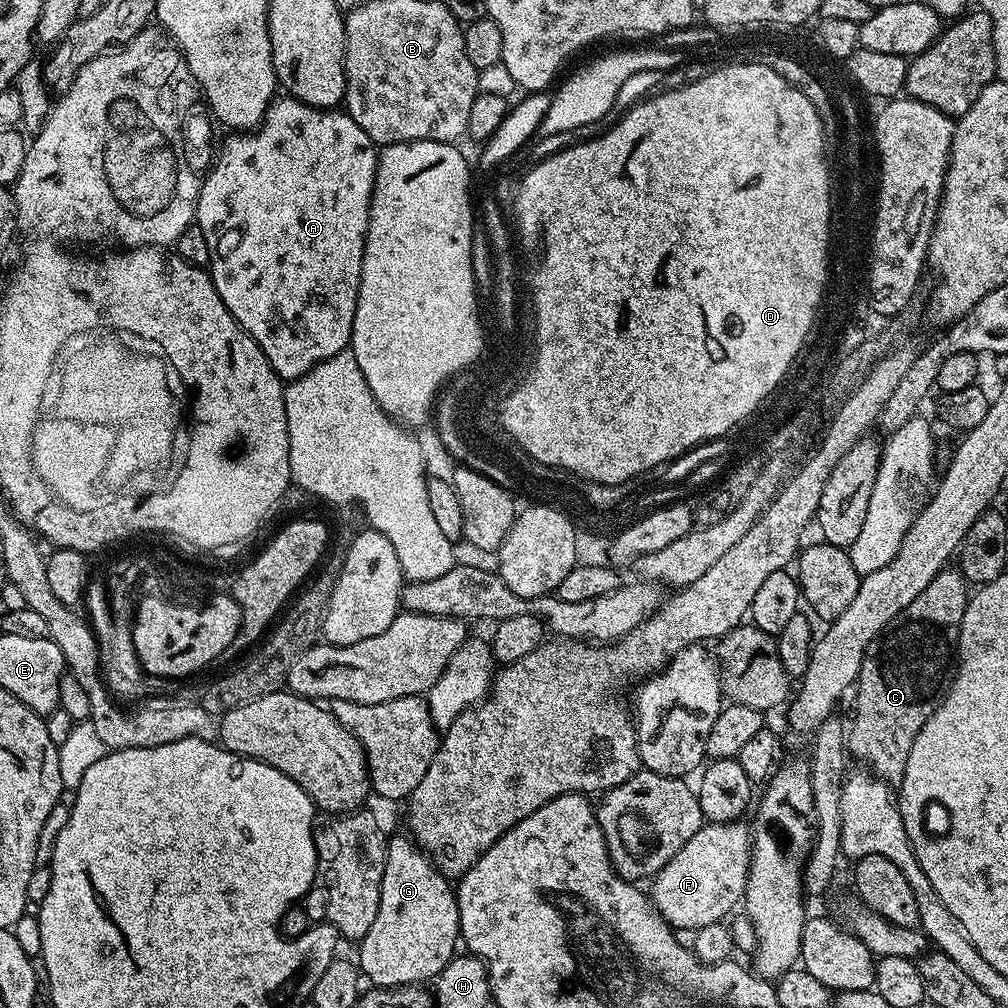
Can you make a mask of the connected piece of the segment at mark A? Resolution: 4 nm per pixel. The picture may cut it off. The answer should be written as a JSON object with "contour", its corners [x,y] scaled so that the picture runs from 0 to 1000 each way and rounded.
{"contour":[[[282,93],[271,98],[270,104],[264,109],[262,120],[256,129],[247,129],[241,133],[230,133],[222,144],[217,144],[216,154],[207,166],[205,175],[201,177],[198,195],[194,201],[193,225],[200,228],[204,236],[204,244],[208,248],[205,265],[208,267],[210,282],[216,288],[216,296],[224,304],[224,308],[240,323],[244,331],[264,351],[268,363],[283,379],[295,377],[304,371],[315,359],[323,355],[331,355],[331,351],[342,348],[349,339],[349,324],[351,323],[351,308],[355,304],[355,288],[359,276],[359,256],[361,241],[365,231],[365,217],[369,203],[369,189],[373,180],[373,161],[375,145],[347,117],[341,109],[322,109],[301,103],[291,95]]]}

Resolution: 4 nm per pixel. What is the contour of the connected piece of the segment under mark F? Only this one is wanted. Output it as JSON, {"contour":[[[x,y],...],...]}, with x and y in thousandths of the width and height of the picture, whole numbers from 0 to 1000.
{"contour":[[[700,815],[697,817],[692,823],[692,827],[688,827],[688,831],[685,831],[685,835],[681,835],[681,839],[677,839],[677,843],[673,843],[673,847],[669,847],[669,851],[665,851],[665,855],[661,855],[658,863],[652,865],[649,870],[649,876],[651,876],[649,896],[655,903],[656,911],[671,923],[676,923],[675,921],[689,923],[696,919],[715,916],[719,912],[718,908],[729,897],[733,898],[737,894],[745,850],[746,827],[741,816],[708,817]]]}

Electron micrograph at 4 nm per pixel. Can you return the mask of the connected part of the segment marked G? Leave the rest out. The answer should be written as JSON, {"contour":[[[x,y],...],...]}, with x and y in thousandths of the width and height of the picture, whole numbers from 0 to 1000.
{"contour":[[[388,830],[379,867],[375,908],[371,910],[371,919],[363,923],[363,931],[355,937],[356,963],[366,977],[375,980],[417,978],[432,973],[435,965],[453,947],[455,933],[454,895],[445,870],[431,860],[412,832]]]}

